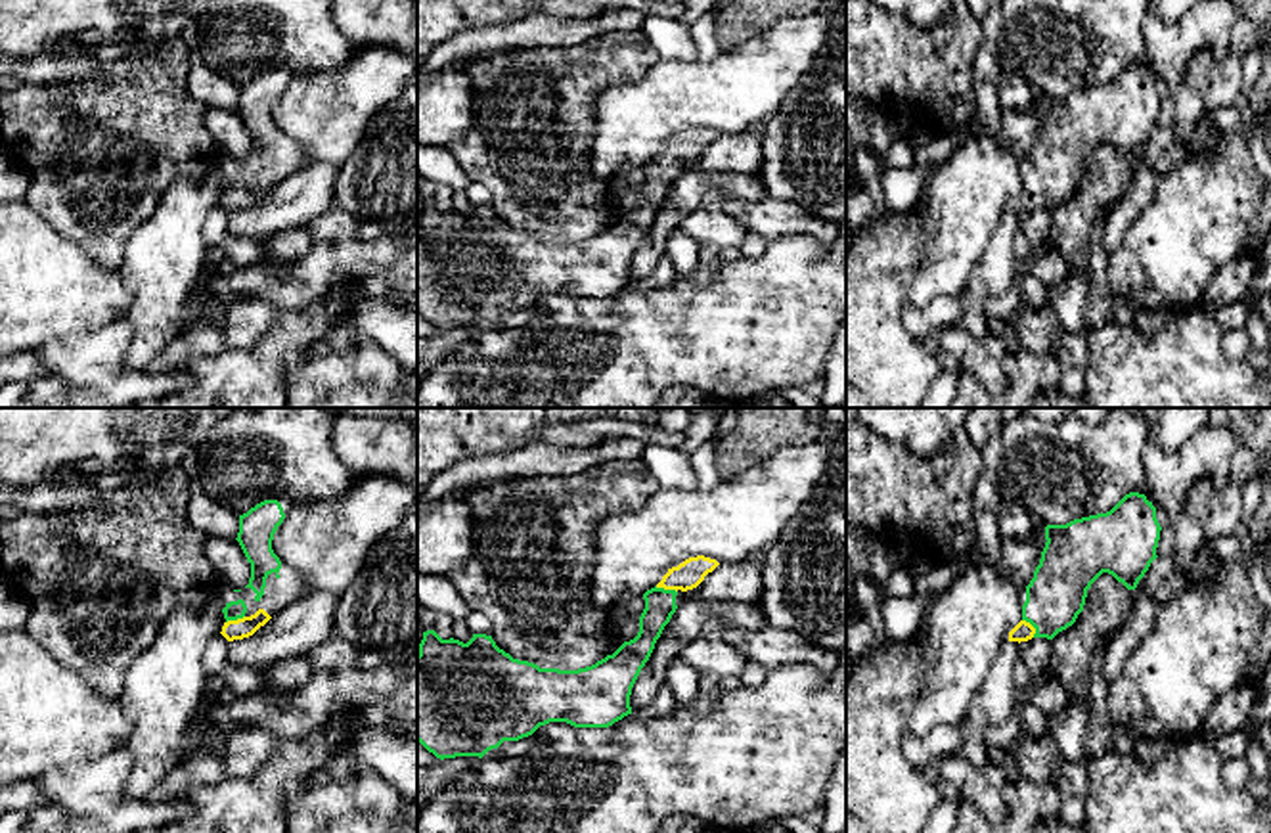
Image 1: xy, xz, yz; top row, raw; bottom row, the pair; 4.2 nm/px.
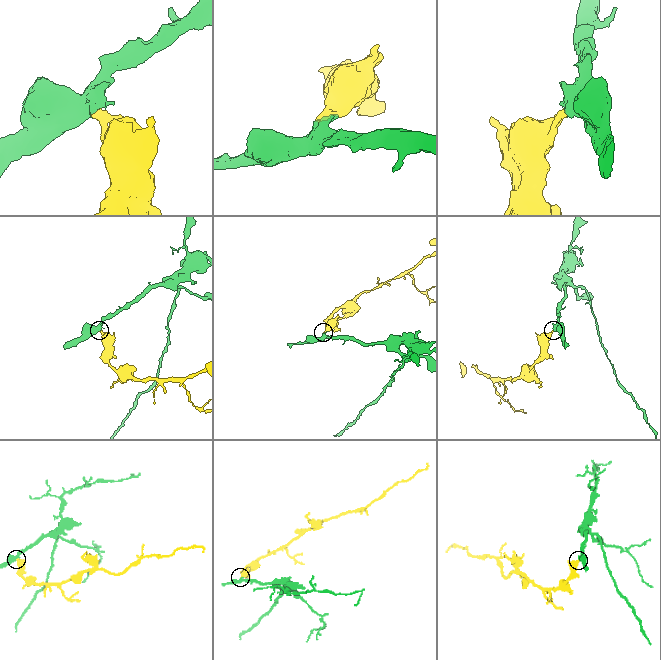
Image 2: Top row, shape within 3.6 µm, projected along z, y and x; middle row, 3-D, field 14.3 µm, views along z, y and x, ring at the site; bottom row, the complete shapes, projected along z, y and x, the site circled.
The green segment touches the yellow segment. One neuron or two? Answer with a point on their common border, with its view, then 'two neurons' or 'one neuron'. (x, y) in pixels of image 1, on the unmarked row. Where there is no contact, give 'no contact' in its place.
xz (667, 161) | one neuron

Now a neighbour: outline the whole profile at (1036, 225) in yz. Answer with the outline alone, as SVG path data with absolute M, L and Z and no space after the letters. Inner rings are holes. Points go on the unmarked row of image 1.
M1032 209L1028 213L1020 213L1020 228L1028 237L1032 249L1037 247L1045 255L1057 251L1051 211Z

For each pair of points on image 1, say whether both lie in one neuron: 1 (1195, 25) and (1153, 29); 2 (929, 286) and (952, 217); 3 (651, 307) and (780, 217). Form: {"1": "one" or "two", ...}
{"1": "one", "2": "one", "3": "two"}

